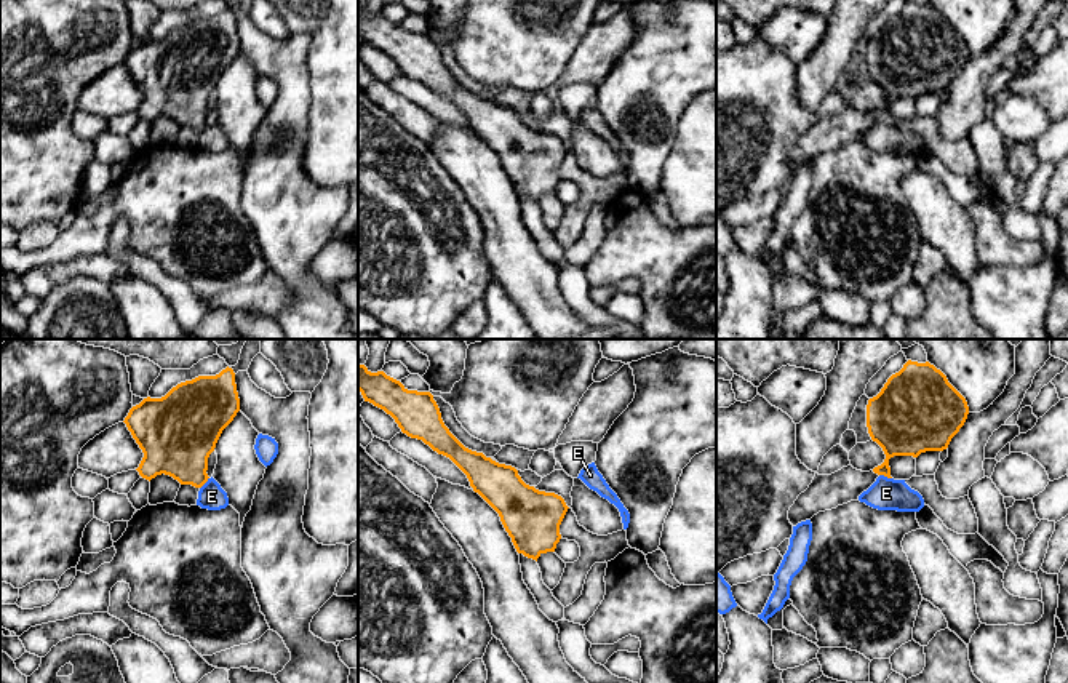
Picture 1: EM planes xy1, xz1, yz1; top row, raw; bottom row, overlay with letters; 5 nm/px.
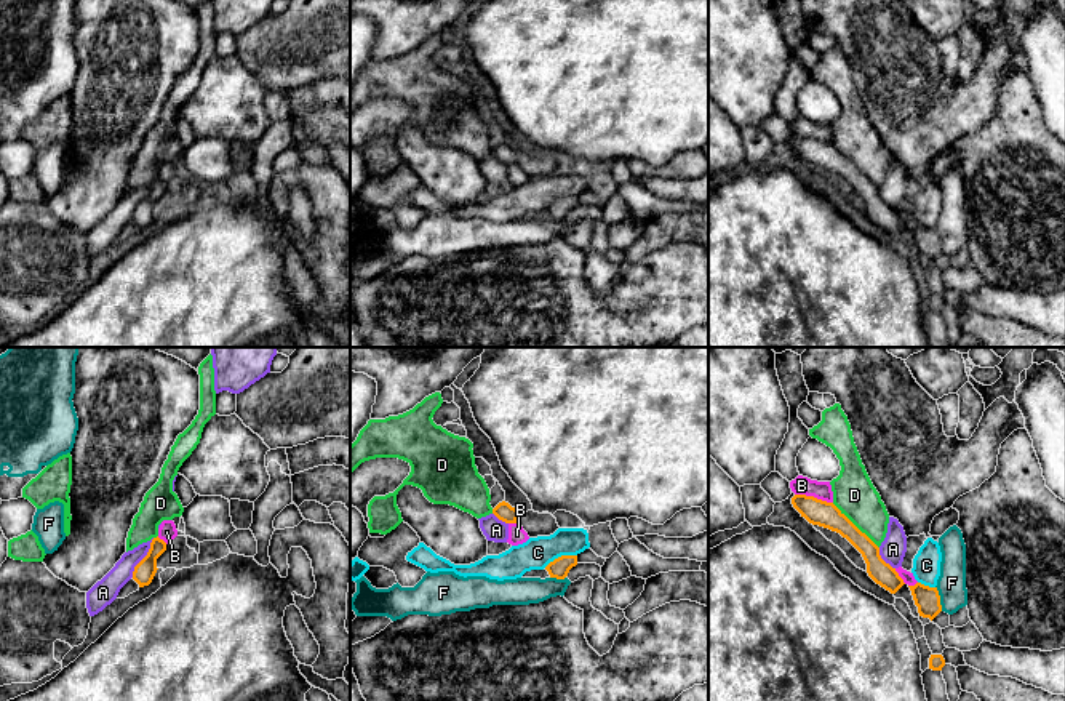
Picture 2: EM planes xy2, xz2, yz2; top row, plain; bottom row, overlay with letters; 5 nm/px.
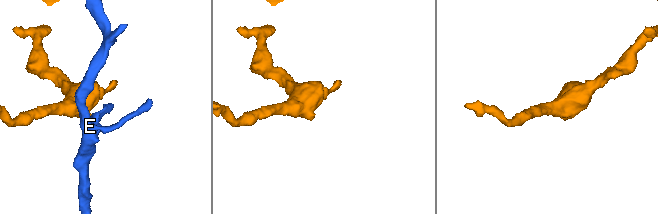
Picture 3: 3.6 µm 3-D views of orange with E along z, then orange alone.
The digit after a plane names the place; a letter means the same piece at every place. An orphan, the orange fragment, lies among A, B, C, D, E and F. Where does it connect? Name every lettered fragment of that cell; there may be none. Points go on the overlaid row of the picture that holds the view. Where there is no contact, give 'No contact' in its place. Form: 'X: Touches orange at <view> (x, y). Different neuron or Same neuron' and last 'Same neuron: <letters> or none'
A: Touches orange at xy2 (144, 557). Different neuron
B: Touches orange at yz2 (813, 496). Different neuron
C: Touches orange at xz2 (562, 556). Different neuron
D: Touches orange at yz2 (854, 525). Different neuron
E: Touches orange at yz1 (886, 475). Different neuron
F: Touches orange at yz2 (939, 599). Different neuron
Same neuron: none

